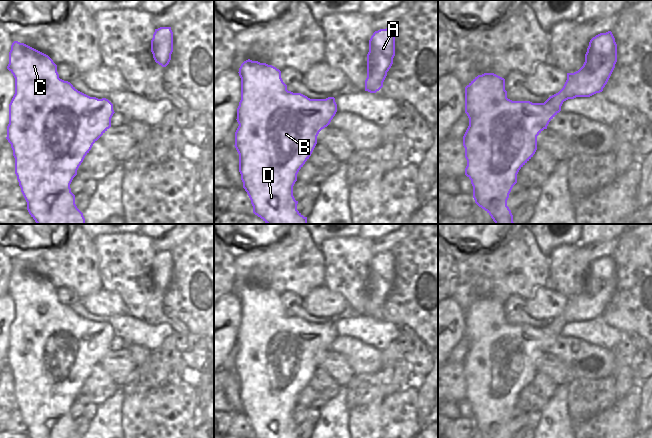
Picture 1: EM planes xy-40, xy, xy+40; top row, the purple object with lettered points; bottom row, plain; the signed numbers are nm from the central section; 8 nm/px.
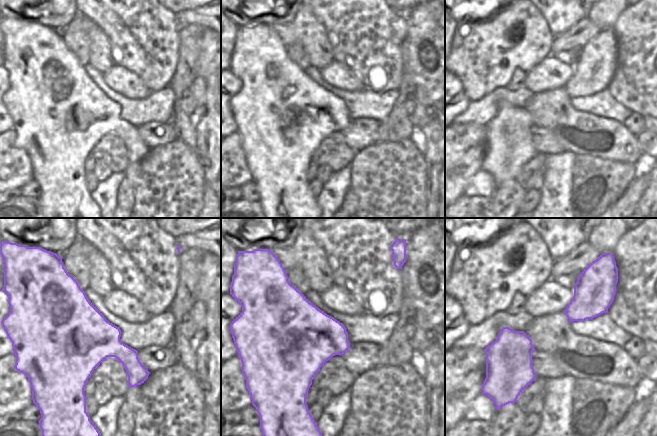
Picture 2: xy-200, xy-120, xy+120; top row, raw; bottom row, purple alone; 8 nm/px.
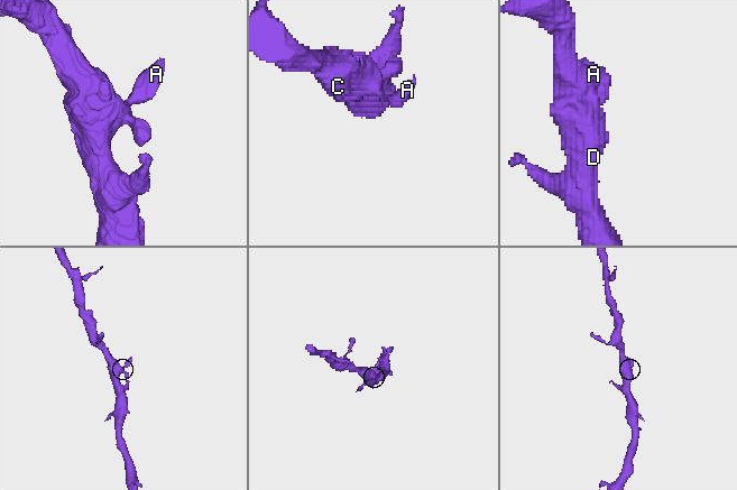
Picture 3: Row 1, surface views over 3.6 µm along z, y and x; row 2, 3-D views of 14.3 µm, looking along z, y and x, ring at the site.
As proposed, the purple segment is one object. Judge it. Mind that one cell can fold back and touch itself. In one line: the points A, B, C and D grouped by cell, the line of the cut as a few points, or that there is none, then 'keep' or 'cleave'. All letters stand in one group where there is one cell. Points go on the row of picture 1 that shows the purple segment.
A B C D | no cut | keep

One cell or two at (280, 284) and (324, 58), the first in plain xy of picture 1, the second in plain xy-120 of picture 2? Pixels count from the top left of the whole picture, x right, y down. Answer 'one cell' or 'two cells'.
one cell

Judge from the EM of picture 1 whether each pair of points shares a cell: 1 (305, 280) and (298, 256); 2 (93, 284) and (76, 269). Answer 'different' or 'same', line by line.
1: same
2: same

